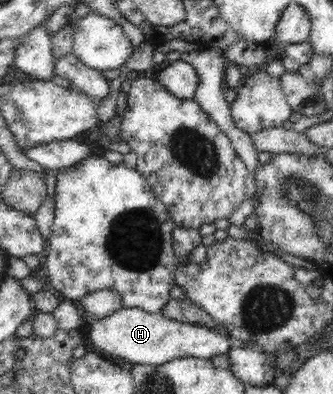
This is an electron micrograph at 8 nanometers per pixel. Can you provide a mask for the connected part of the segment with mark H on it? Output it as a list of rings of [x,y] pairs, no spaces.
[[[122,308],[110,316],[96,320],[90,328],[90,340],[96,350],[108,357],[120,356],[132,364],[166,364],[178,358],[212,359],[214,356],[228,355],[234,341],[218,329],[200,324],[180,322],[161,313],[150,314],[140,308]]]

